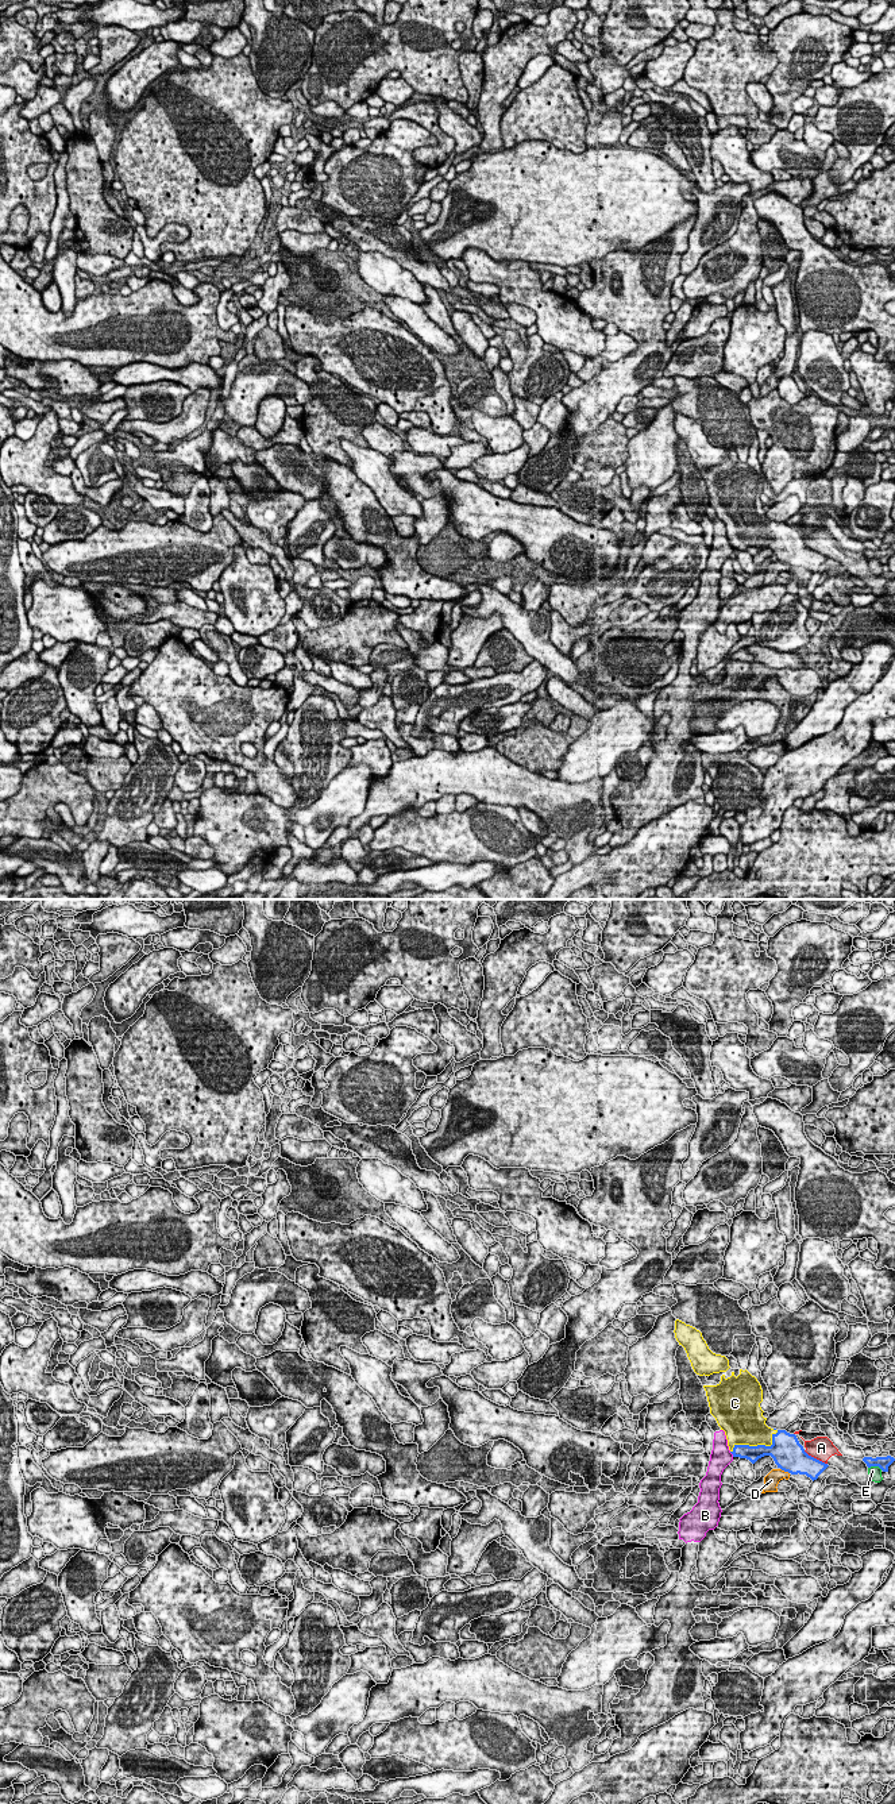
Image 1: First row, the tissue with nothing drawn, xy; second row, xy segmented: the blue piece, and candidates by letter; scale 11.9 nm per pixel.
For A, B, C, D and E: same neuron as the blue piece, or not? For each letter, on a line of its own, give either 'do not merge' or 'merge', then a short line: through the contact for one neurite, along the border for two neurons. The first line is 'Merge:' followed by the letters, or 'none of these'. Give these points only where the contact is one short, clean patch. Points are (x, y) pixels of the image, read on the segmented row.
Merge: C
A: do not merge
B: do not merge | xy (729, 1452), (733, 1456)
C: merge
D: do not merge | xy (780, 1468), (789, 1473)
E: do not merge

